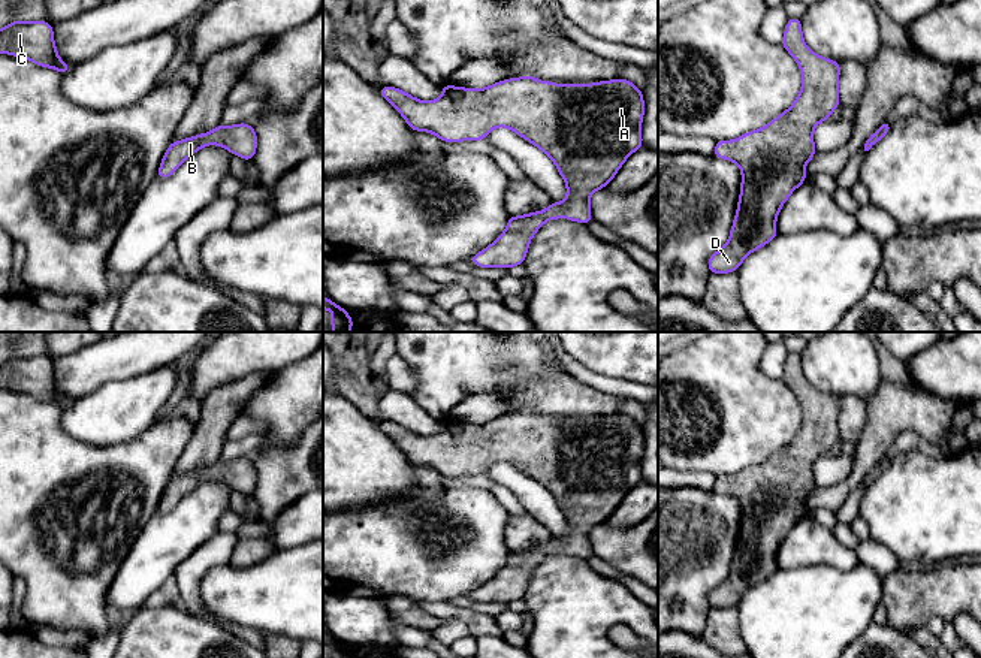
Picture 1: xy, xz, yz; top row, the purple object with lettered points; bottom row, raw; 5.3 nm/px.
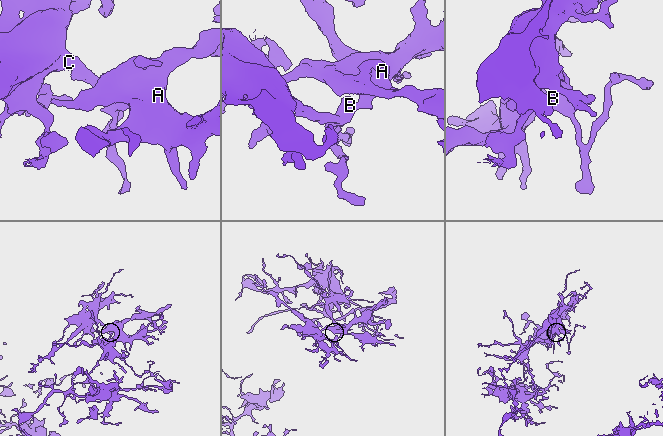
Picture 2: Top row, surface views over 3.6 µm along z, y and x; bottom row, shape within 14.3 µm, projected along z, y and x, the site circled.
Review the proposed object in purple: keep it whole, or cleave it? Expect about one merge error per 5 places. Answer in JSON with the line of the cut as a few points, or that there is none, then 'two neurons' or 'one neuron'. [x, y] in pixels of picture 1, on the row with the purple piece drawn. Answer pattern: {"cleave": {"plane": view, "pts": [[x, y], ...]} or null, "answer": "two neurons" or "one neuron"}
{"cleave": null, "answer": "one neuron"}

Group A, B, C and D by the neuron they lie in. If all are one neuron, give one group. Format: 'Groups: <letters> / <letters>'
Groups: A B C D

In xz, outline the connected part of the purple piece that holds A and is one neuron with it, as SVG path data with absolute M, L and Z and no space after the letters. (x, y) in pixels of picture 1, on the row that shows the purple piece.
M525 75L480 90L447 84L441 87L443 96L431 102L419 100L392 85L381 87L380 94L404 117L408 127L434 133L446 142L480 141L492 129L507 127L540 148L556 164L567 184L564 202L552 202L549 208L526 215L510 215L505 230L470 259L480 268L510 269L523 265L531 238L549 220L591 223L591 194L604 188L625 160L643 147L643 93L624 78L594 84L553 84Z

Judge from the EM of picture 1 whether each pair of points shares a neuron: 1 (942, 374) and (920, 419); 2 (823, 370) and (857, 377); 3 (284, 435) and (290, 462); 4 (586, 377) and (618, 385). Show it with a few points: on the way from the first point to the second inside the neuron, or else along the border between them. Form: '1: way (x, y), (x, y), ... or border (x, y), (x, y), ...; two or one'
1: border (909, 379), (929, 392), (965, 403); two
2: way (832, 370), (848, 370); one
3: border (307, 426), (295, 443), (260, 453); two
4: way (594, 380), (610, 385); one

